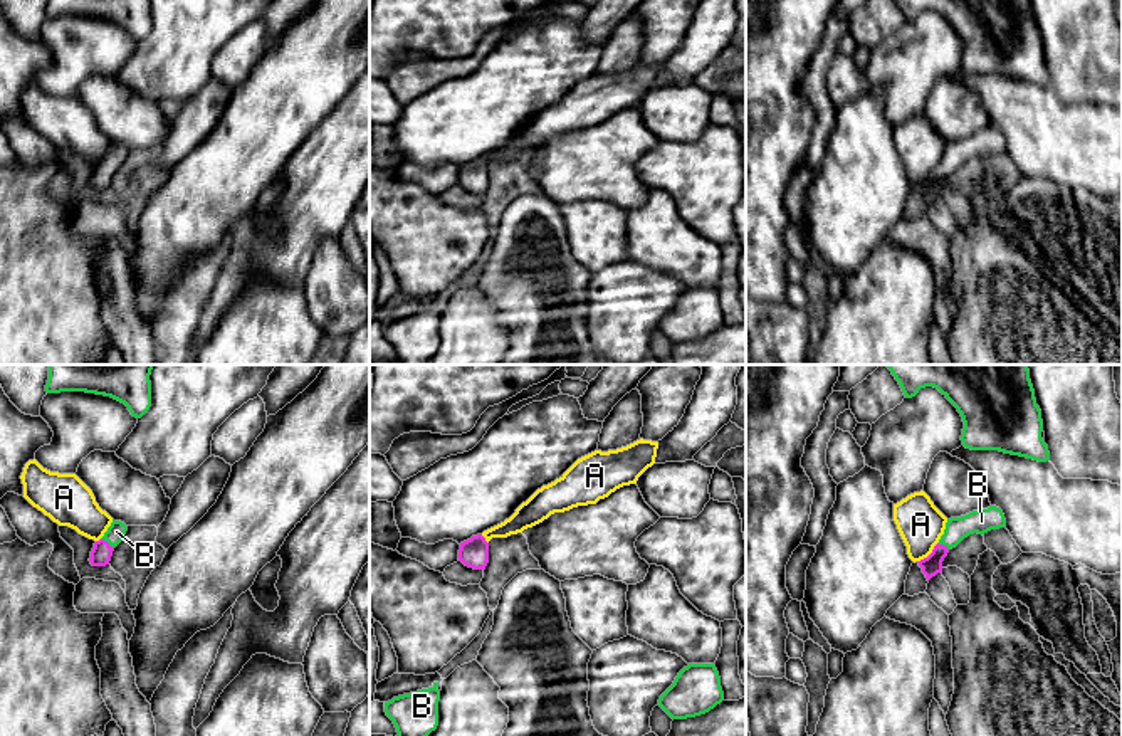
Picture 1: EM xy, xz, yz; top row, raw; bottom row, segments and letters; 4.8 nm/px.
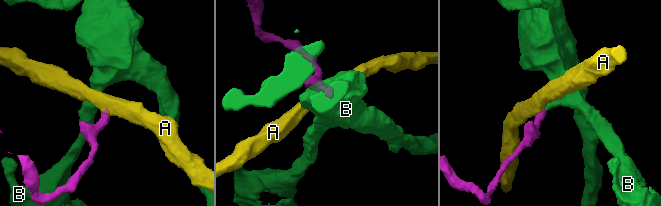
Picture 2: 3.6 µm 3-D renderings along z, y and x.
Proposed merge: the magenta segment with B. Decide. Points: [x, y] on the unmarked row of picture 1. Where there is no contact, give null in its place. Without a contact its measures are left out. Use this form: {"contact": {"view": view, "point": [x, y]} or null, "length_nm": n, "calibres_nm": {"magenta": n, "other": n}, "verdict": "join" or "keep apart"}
{"contact": {"view": "xy", "point": [108, 167]}, "length_nm": 80, "calibres_nm": {"magenta": 100, "other": 90}, "verdict": "join"}

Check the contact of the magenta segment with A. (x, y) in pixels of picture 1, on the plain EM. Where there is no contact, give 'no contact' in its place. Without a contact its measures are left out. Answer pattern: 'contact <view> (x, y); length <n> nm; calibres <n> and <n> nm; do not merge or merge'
contact yz (931, 177); length 140 nm; calibres 90 and 220 nm; do not merge

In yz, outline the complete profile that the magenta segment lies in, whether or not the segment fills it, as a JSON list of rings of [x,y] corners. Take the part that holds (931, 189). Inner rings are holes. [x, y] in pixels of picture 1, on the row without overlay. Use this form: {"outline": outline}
{"outline": [[[989,129],[988,133],[973,134],[961,141],[951,141],[946,146],[944,158],[934,170],[932,176],[917,185],[925,198],[927,205],[942,195],[942,185],[947,176],[956,171],[969,158],[984,158],[991,153],[999,153],[1006,150],[1004,138],[999,131]]]}

